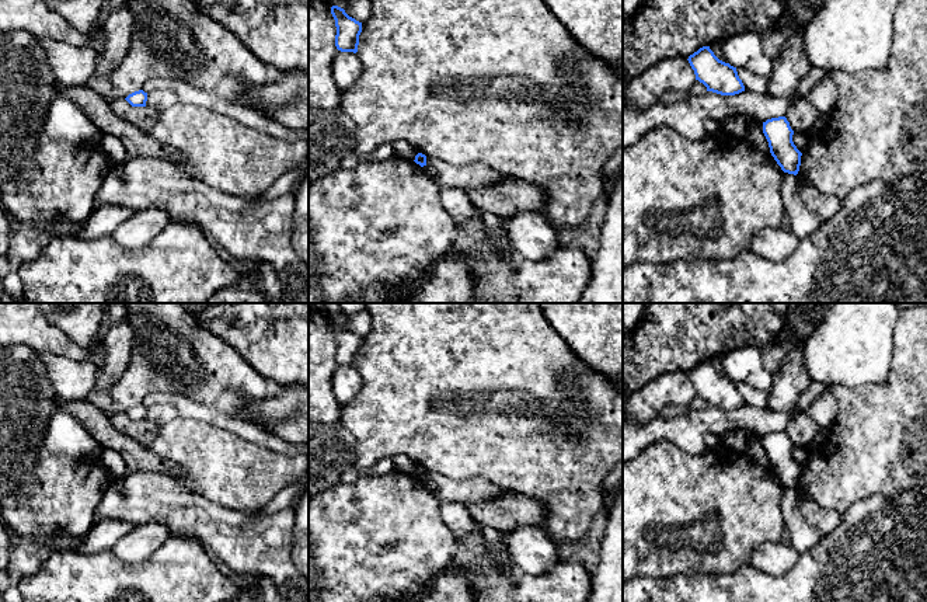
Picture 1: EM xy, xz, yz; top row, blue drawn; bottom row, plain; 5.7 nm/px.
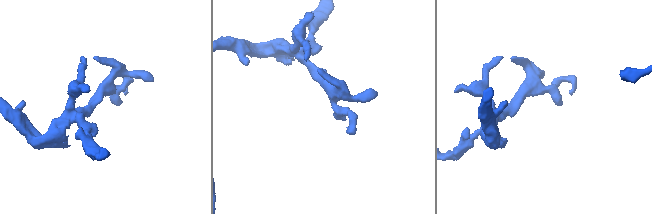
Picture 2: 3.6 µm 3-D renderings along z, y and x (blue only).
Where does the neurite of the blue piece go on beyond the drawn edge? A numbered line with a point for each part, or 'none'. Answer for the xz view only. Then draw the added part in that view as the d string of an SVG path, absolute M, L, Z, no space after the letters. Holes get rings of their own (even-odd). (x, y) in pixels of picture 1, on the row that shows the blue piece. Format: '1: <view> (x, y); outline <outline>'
none

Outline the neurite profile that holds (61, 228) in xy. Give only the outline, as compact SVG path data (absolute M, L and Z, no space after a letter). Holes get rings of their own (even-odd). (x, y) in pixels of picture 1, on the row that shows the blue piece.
M57 218L49 229L45 225L18 223L10 236L8 251L0 255L0 279L8 272L18 271L24 262L39 257L53 234L74 236L80 225Z

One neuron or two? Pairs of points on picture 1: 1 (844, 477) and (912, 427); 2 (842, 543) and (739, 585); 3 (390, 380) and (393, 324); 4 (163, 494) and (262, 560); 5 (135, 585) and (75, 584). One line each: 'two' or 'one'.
1: one
2: one
3: one
4: one
5: one

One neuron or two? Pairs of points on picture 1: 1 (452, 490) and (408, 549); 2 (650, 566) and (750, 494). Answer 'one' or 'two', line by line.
1: two
2: one

